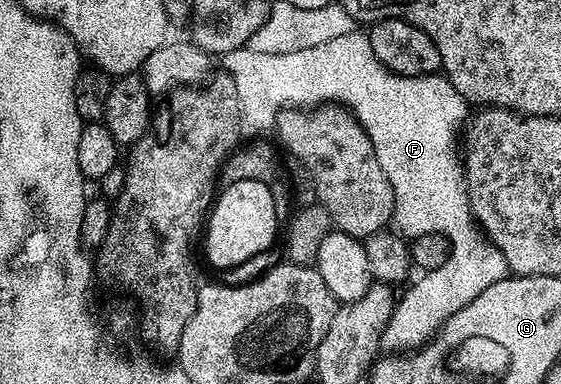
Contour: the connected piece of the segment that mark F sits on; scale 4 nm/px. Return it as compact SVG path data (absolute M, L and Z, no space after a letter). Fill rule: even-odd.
M360 32L338 36L336 40L327 40L327 44L315 44L315 48L302 48L300 52L251 52L248 45L244 45L227 52L223 62L224 73L235 84L235 92L241 101L241 117L248 125L250 122L253 126L272 127L278 114L286 108L340 104L352 110L367 132L379 164L393 189L393 222L396 229L409 240L424 234L442 234L448 238L453 251L447 264L443 264L443 268L422 273L421 279L402 298L400 295L381 337L381 350L386 355L401 356L420 350L436 336L448 318L455 316L459 308L467 308L467 304L471 304L471 300L475 300L475 296L486 289L485 250L489 250L493 243L473 217L473 207L469 204L469 183L465 181L465 168L459 157L459 135L467 122L465 98L440 73L399 76L391 72L377 59L375 52L371 52L368 37Z

